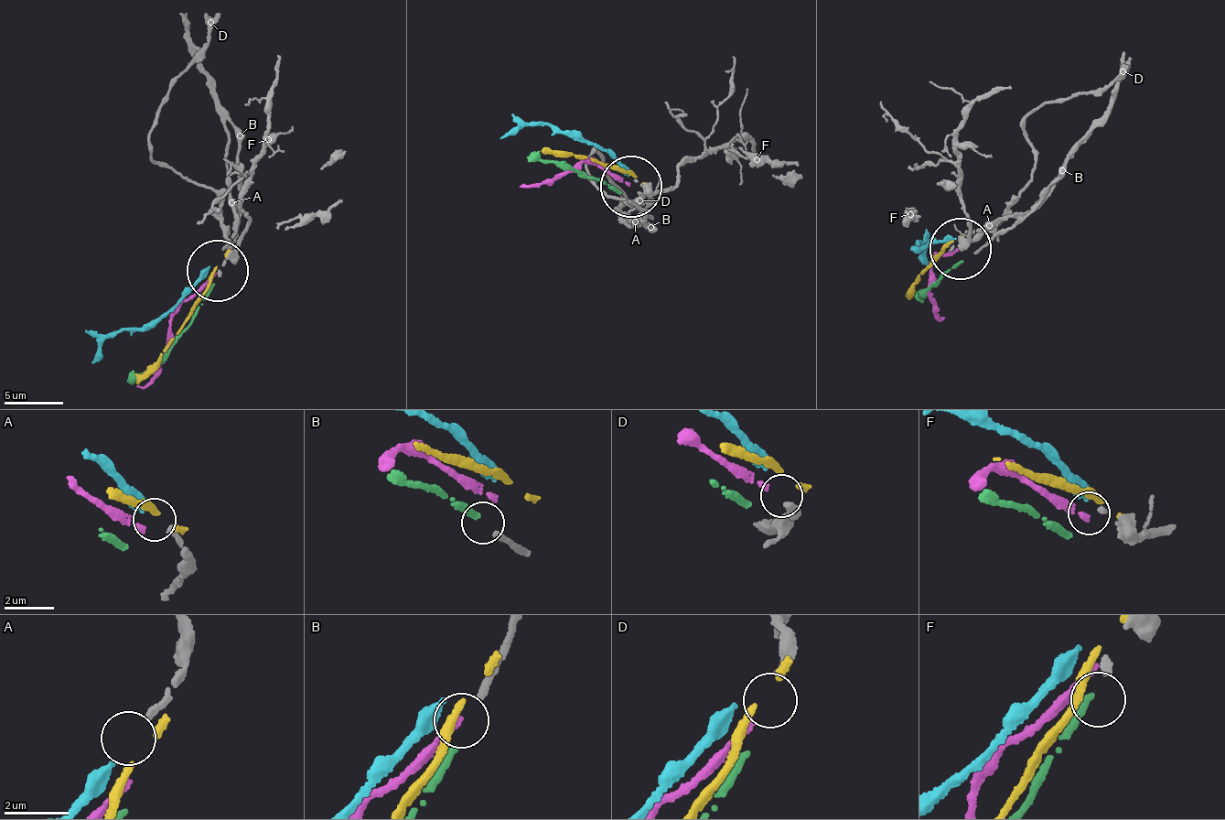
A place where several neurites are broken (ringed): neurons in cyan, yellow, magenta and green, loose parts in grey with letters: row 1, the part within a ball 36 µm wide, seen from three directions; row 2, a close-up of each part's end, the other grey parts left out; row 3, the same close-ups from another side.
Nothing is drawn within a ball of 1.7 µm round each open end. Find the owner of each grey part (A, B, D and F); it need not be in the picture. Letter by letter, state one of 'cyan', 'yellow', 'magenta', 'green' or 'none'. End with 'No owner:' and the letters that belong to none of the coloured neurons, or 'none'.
A: cyan
B: green
D: magenta
F: none
No owner: F

